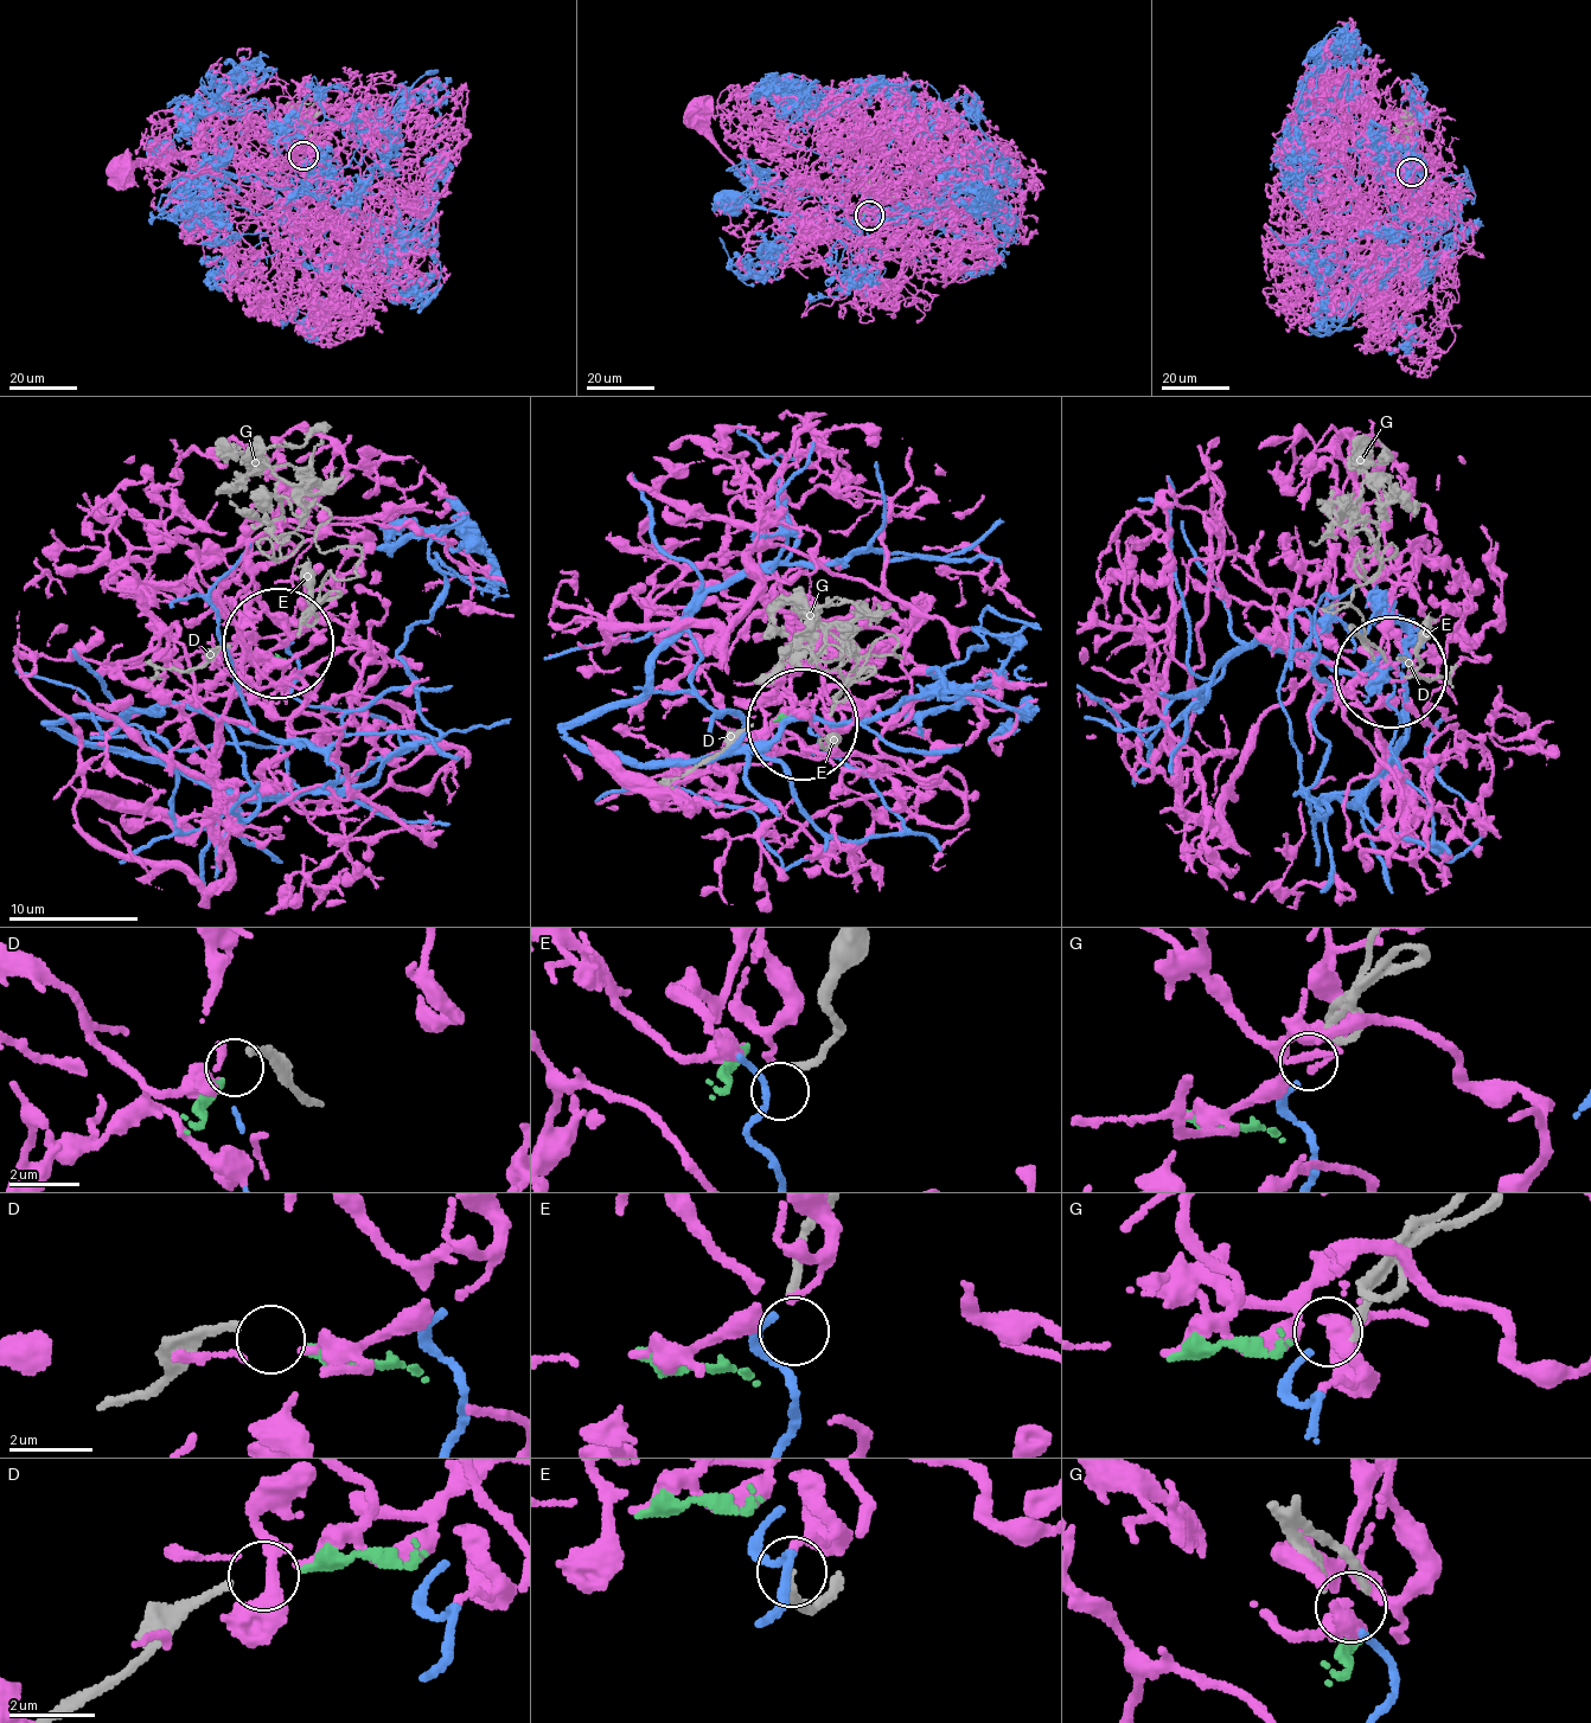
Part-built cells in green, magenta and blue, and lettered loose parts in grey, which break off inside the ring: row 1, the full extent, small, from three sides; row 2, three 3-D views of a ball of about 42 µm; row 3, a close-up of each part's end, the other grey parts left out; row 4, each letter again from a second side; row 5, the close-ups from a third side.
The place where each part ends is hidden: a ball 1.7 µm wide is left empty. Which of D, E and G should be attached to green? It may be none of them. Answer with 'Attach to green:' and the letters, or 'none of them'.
Attach to green: D

